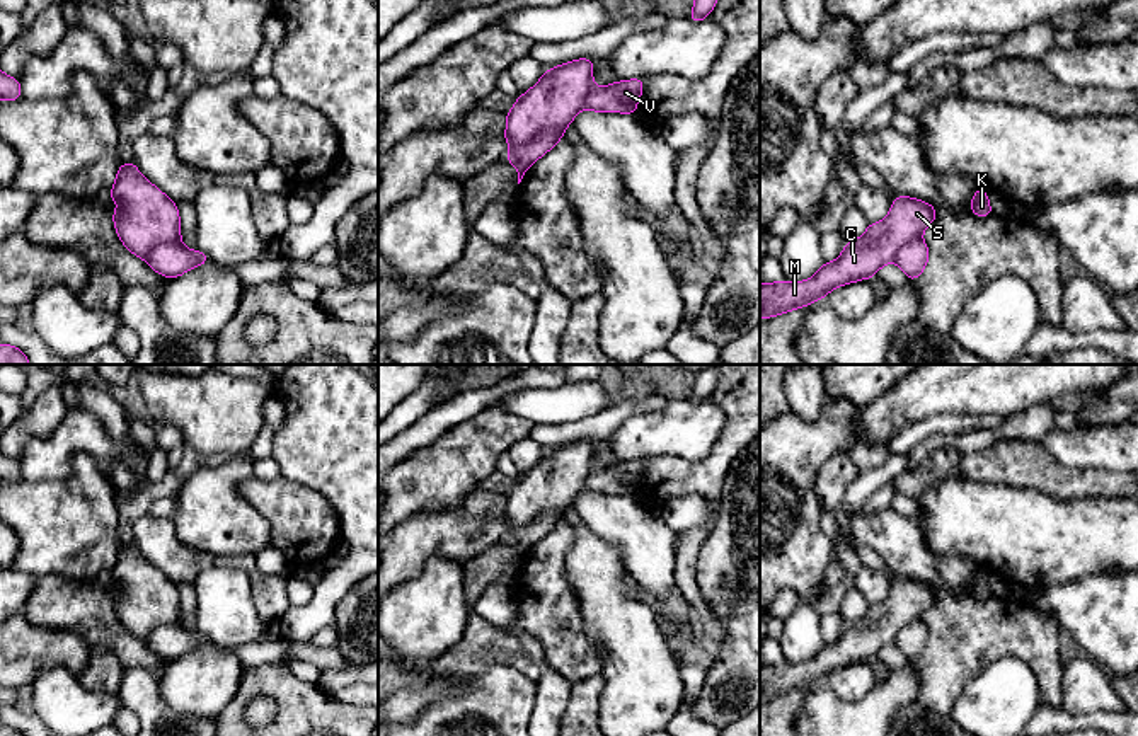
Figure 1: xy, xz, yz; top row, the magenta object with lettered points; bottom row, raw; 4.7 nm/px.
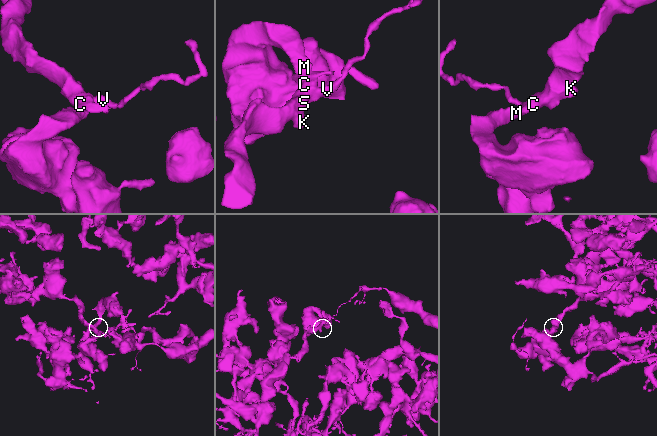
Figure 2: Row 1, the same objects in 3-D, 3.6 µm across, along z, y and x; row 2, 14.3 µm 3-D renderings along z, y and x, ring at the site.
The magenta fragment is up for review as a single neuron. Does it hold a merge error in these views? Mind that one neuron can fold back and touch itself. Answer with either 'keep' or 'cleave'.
cleave

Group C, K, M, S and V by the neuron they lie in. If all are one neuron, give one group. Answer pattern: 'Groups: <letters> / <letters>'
Groups: C K M S / V

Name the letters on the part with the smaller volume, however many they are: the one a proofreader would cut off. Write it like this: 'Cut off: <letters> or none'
Cut off: V

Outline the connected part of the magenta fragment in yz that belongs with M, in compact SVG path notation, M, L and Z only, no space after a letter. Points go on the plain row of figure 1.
M899 576L891 583L886 601L869 605L862 618L847 624L840 639L825 644L811 661L799 664L763 663L760 666L760 700L809 688L838 668L876 658L881 647L896 642L906 625L922 620L923 612L935 600L937 591L932 586Z

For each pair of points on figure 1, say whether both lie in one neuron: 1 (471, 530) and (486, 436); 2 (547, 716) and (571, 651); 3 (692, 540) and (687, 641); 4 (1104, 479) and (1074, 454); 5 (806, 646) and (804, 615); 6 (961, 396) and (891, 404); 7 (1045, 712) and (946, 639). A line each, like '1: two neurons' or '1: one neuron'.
1: two neurons
2: two neurons
3: two neurons
4: two neurons
5: one neuron
6: one neuron
7: two neurons

